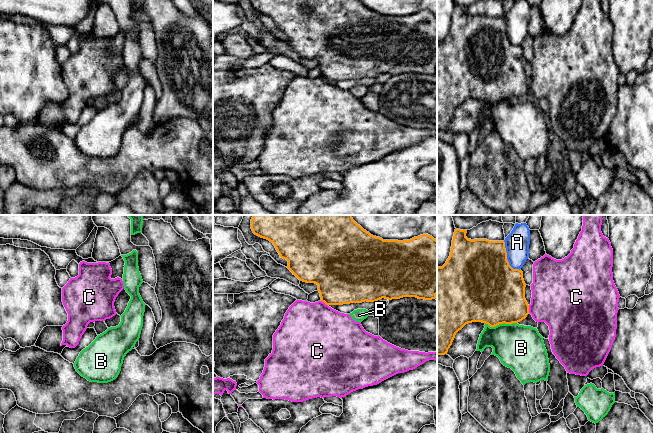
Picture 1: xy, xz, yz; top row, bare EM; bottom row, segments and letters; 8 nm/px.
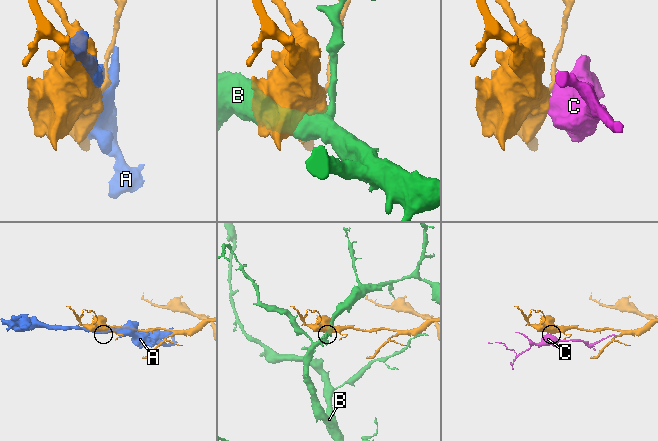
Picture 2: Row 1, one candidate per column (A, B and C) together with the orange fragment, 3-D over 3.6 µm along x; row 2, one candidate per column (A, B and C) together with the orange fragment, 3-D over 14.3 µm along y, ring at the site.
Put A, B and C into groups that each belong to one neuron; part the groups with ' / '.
A / B / C

